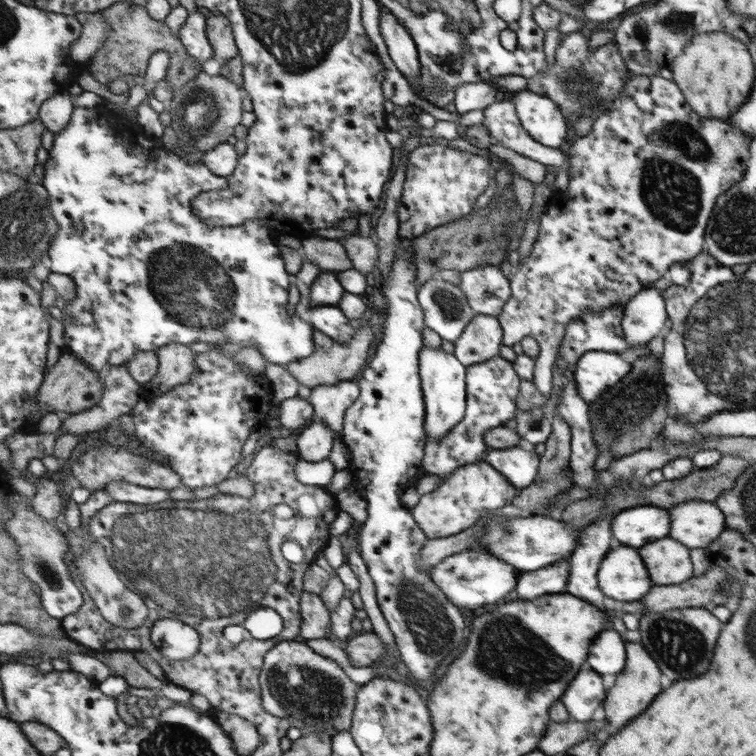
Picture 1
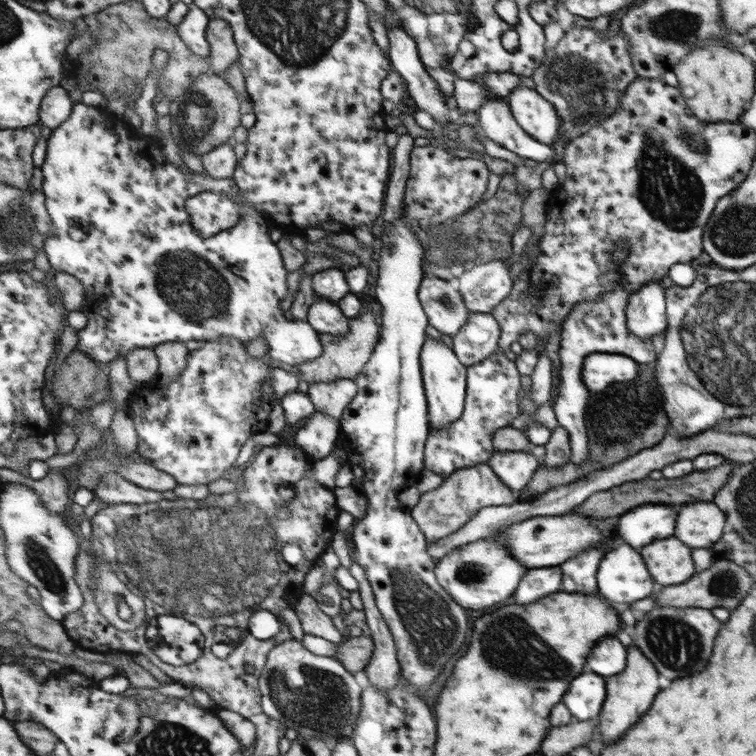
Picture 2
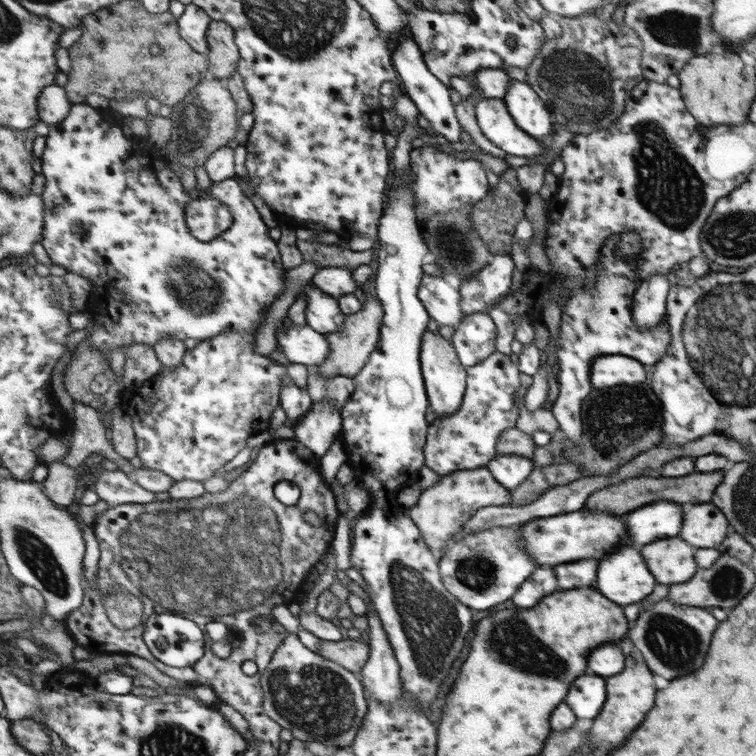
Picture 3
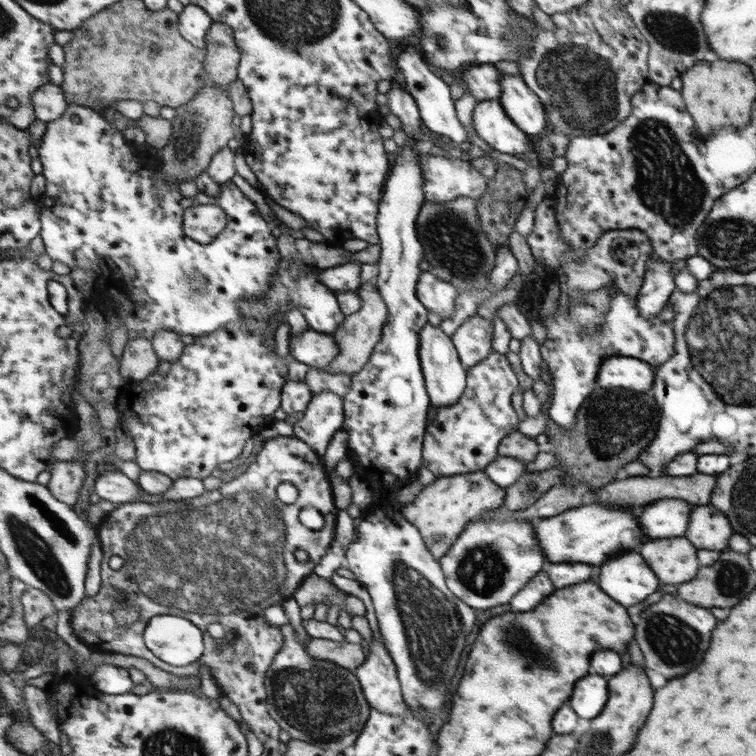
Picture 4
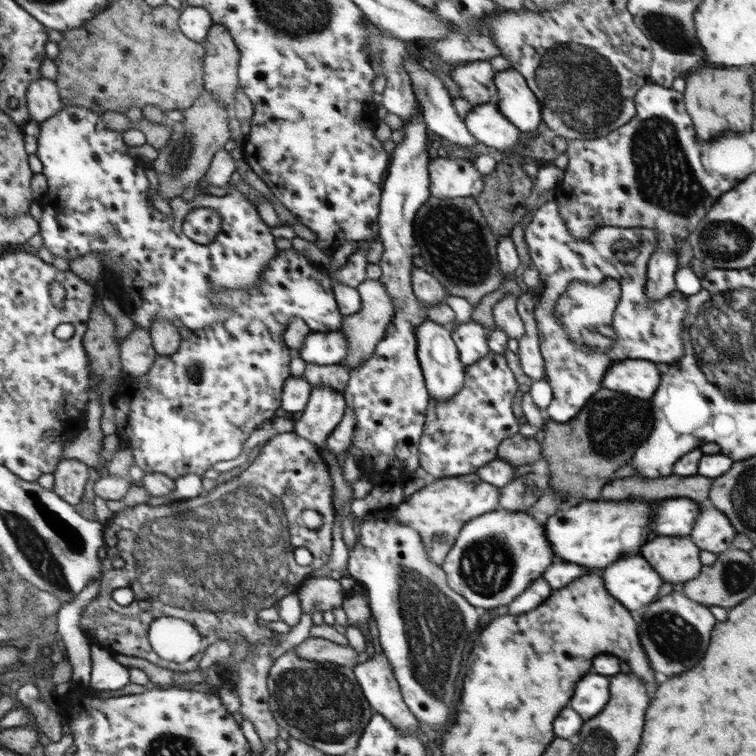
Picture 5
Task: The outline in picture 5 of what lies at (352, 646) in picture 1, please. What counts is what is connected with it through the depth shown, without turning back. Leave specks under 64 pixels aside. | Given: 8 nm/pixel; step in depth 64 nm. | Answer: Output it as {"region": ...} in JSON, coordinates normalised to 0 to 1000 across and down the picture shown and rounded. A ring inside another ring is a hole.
{"region":[[[409,843],[389,857],[396,868],[413,876],[439,876],[450,881],[467,884],[474,876],[474,864],[463,854],[444,852],[430,844]]]}

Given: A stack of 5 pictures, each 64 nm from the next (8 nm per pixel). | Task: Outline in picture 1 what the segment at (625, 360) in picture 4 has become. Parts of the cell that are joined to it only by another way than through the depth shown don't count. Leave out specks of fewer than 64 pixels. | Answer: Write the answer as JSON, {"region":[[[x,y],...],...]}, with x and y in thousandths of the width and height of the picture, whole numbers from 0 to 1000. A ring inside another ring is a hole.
{"region":[[[778,464],[765,475],[759,488],[759,503],[765,508],[765,519],[776,534],[812,512],[833,496],[837,481],[824,476],[817,467]]]}

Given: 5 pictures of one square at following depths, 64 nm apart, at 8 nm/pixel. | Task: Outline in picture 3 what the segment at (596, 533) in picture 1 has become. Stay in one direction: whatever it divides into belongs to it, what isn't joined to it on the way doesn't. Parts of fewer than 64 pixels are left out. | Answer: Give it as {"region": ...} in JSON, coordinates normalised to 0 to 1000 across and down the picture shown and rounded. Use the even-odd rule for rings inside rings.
{"region":[[[763,741],[758,745],[738,746],[730,751],[738,765],[738,775],[746,780],[759,780],[770,775],[788,775],[791,741]]]}

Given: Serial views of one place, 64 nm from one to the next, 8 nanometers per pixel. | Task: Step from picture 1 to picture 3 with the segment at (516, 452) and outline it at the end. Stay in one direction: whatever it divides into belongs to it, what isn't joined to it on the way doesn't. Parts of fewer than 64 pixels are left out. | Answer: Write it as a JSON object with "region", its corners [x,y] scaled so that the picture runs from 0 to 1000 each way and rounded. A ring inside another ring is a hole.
{"region":[[[659,599],[656,606],[644,616],[663,642],[668,642],[675,649],[685,646],[708,620],[704,607],[690,602],[664,602]]]}

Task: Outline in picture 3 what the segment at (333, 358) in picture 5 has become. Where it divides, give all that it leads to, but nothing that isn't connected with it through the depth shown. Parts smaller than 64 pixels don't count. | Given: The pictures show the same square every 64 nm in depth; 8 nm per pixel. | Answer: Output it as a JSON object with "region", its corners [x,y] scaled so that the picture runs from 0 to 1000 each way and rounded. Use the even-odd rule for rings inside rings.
{"region":[[[386,427],[382,433],[373,429],[368,435],[368,463],[373,463],[385,480],[403,481],[414,489],[419,481],[431,479],[439,460],[434,447],[407,430]]]}

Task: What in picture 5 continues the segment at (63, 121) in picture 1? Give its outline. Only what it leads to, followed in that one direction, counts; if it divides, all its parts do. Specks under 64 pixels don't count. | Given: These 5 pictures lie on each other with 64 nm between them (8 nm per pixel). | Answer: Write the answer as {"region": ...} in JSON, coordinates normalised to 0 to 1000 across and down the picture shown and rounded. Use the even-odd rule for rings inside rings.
{"region":[[[63,102],[45,106],[38,120],[38,143],[44,153],[42,160],[61,161],[81,152],[87,142],[77,108]]]}

